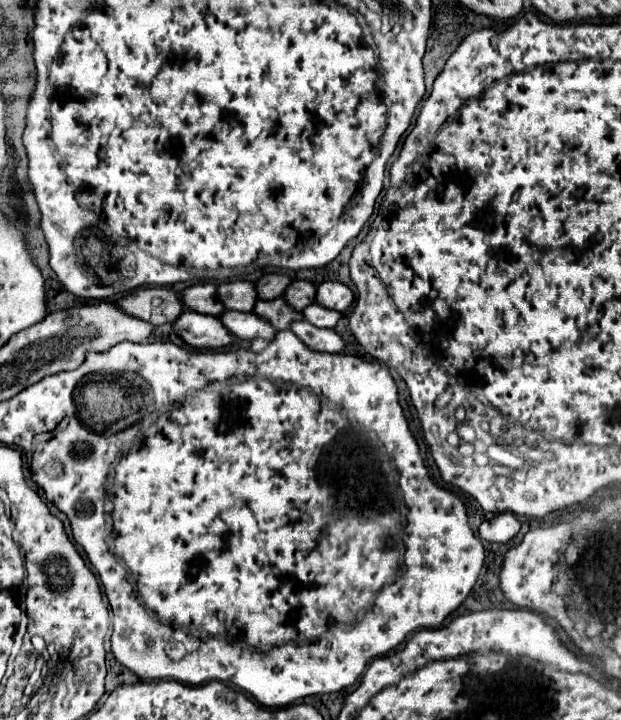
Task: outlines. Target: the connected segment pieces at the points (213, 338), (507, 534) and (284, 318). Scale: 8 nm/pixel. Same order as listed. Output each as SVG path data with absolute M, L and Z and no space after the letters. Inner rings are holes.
M184 311L172 323L176 335L194 349L220 349L232 343L232 335L220 325L218 317Z
M500 513L490 521L484 521L478 529L480 537L490 543L508 543L520 531L520 521L512 513Z
M282 297L272 299L272 301L256 301L252 313L254 313L254 315L260 315L264 321L268 321L276 331L288 329L292 321L302 319L302 313L290 309L290 307L284 303Z

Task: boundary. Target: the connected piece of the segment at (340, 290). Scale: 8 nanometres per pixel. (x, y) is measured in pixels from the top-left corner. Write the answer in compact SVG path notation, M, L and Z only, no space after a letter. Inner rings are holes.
M324 281L316 287L316 303L326 307L326 309L334 309L334 311L346 311L352 303L354 295L352 291L340 283L340 281Z

